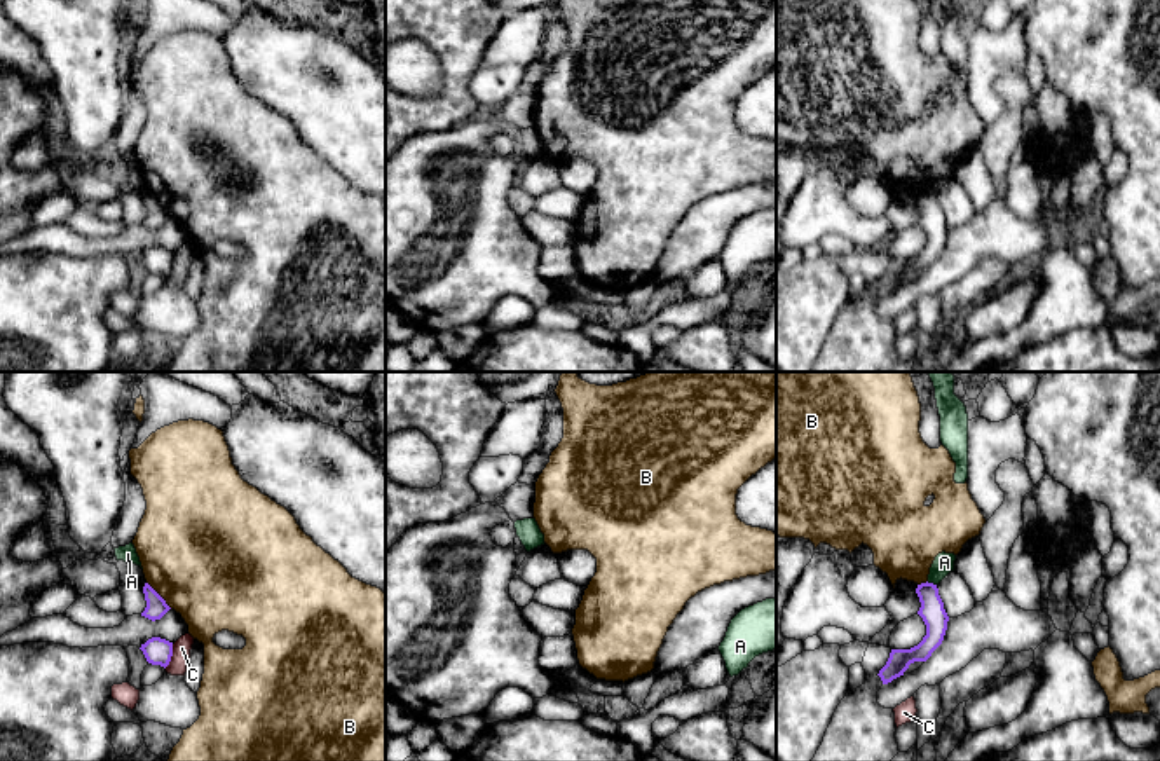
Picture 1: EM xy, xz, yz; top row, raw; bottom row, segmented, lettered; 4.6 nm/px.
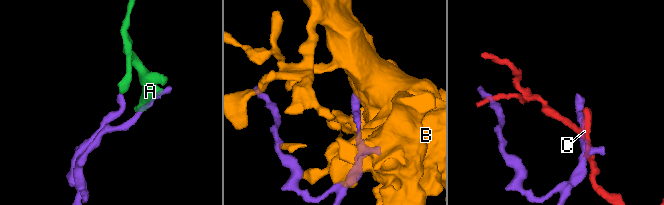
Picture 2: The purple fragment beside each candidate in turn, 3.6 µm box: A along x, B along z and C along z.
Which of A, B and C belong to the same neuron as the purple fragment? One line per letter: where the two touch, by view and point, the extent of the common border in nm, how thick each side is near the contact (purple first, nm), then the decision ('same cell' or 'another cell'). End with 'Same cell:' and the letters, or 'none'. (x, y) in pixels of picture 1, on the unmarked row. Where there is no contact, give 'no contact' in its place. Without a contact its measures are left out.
A: yz (932, 192) | 50 nm | 120/100 nm | another cell
B: xy (159, 205) | 170 nm | 100/500 nm | another cell
C: xy (171, 264) | 120 nm | 130/80 nm | another cell
Same cell: none

